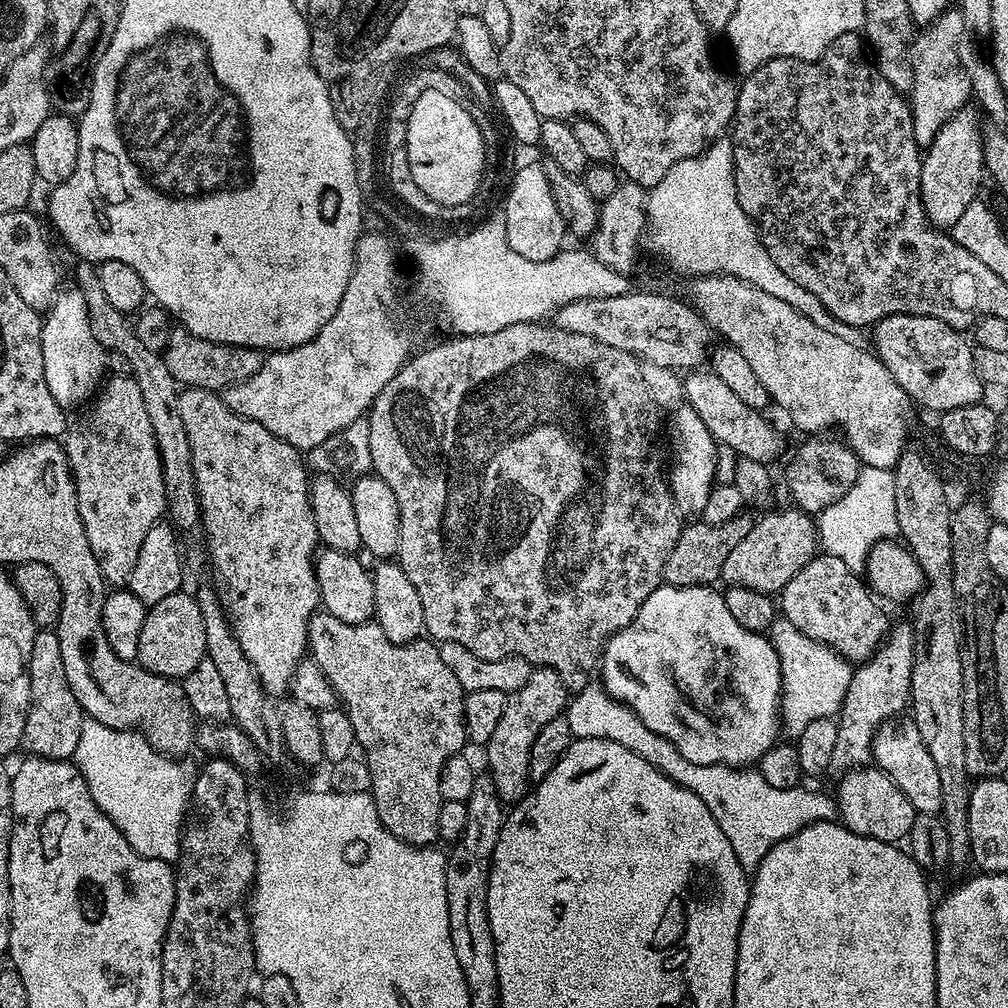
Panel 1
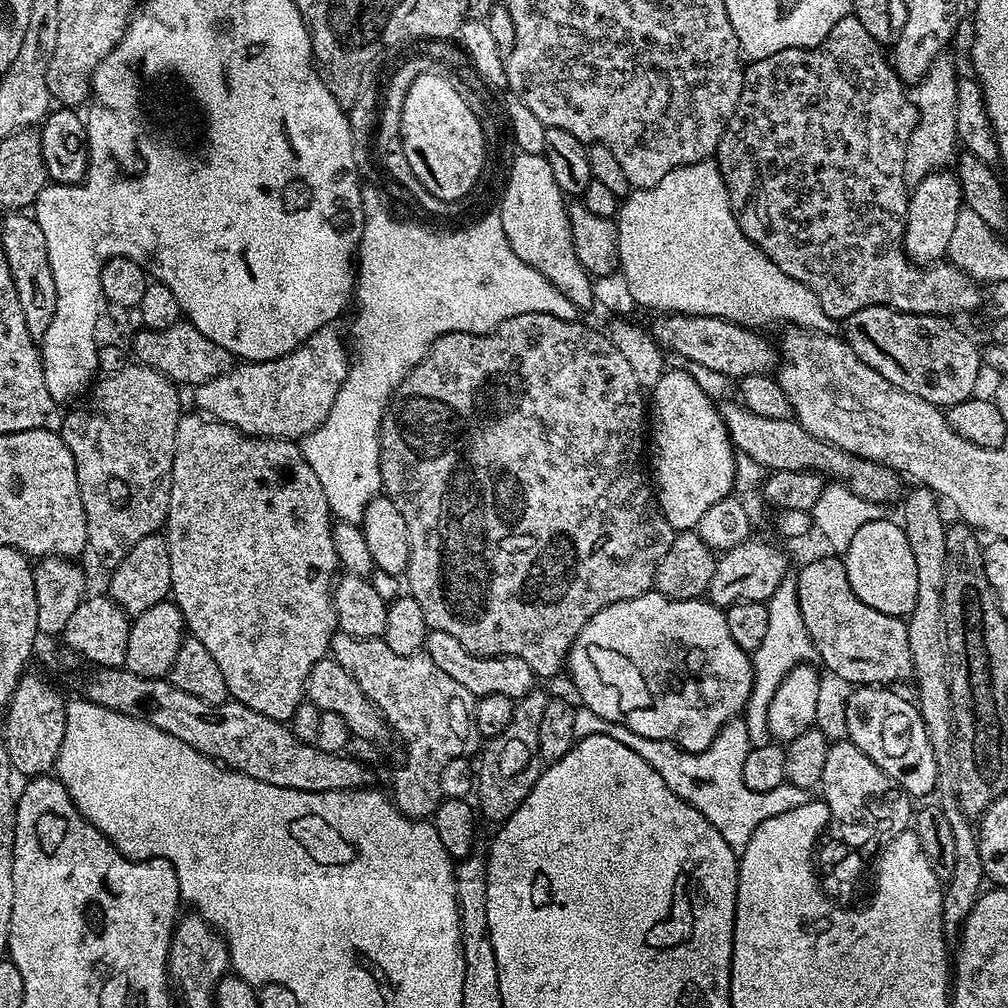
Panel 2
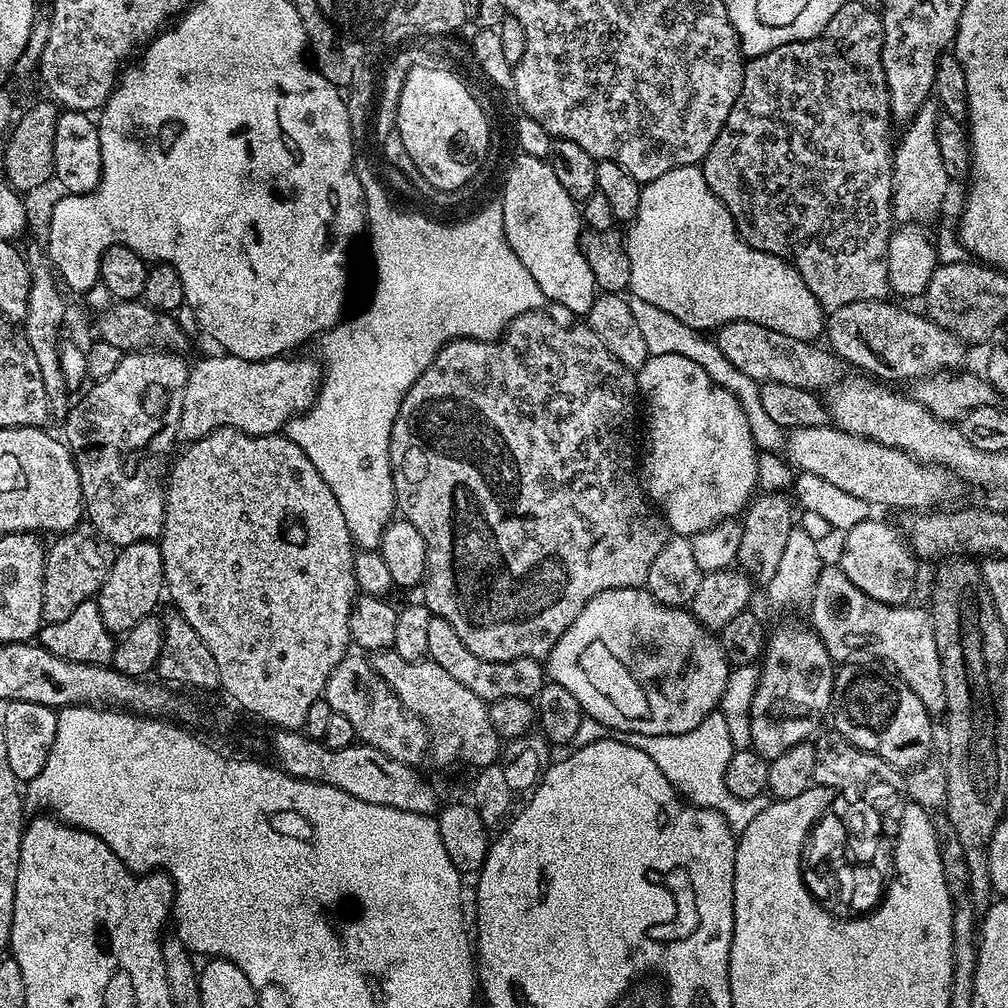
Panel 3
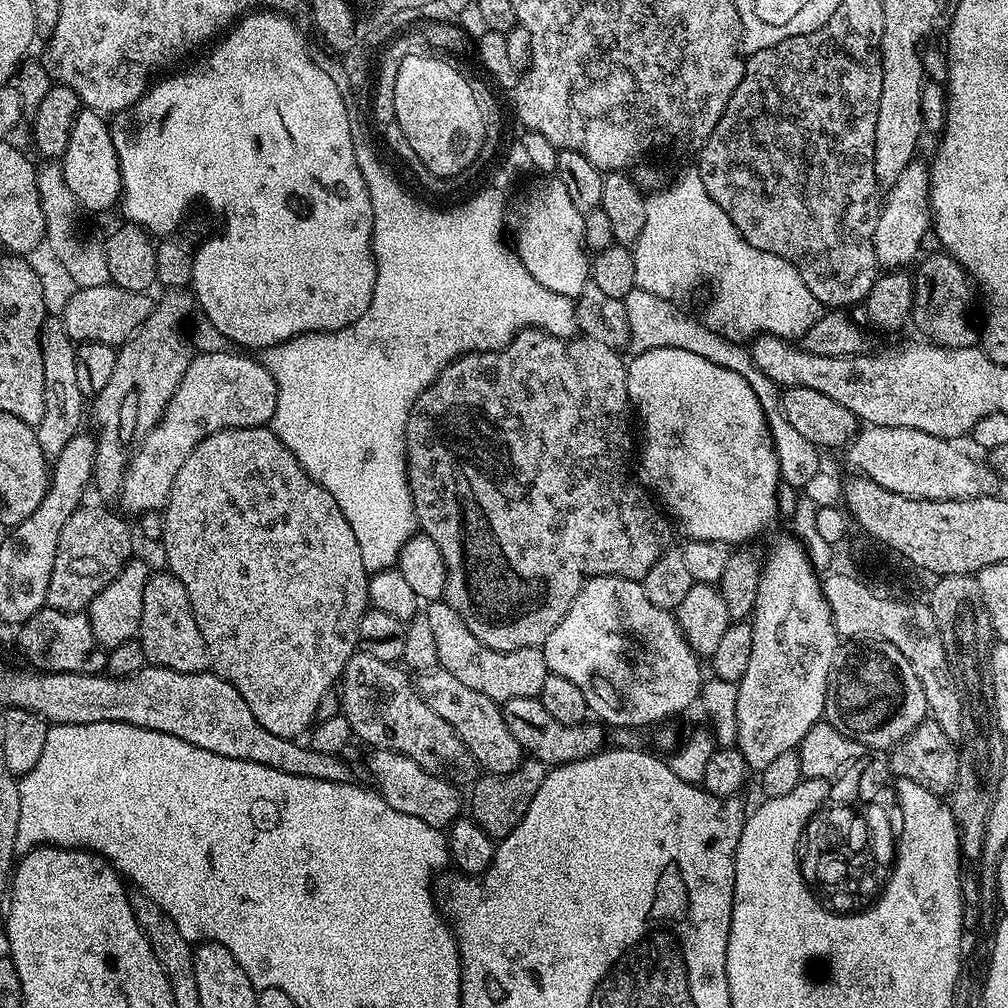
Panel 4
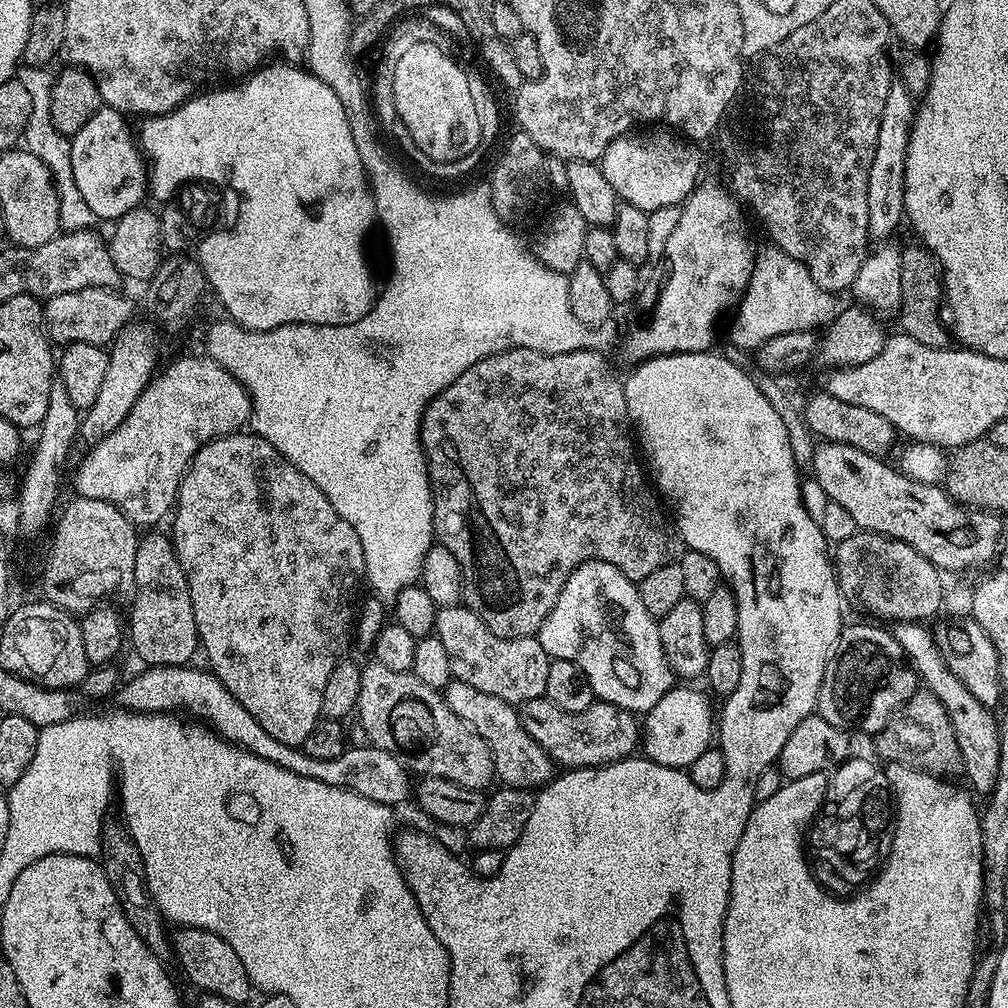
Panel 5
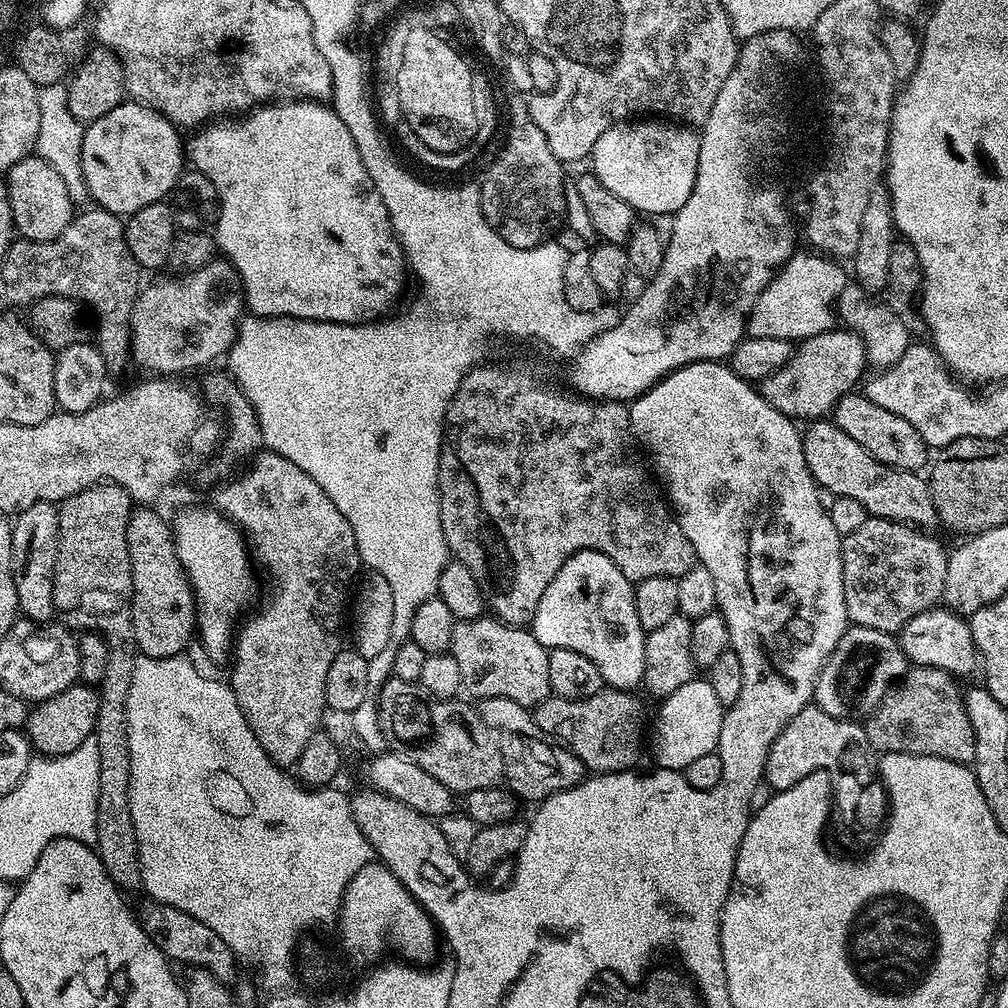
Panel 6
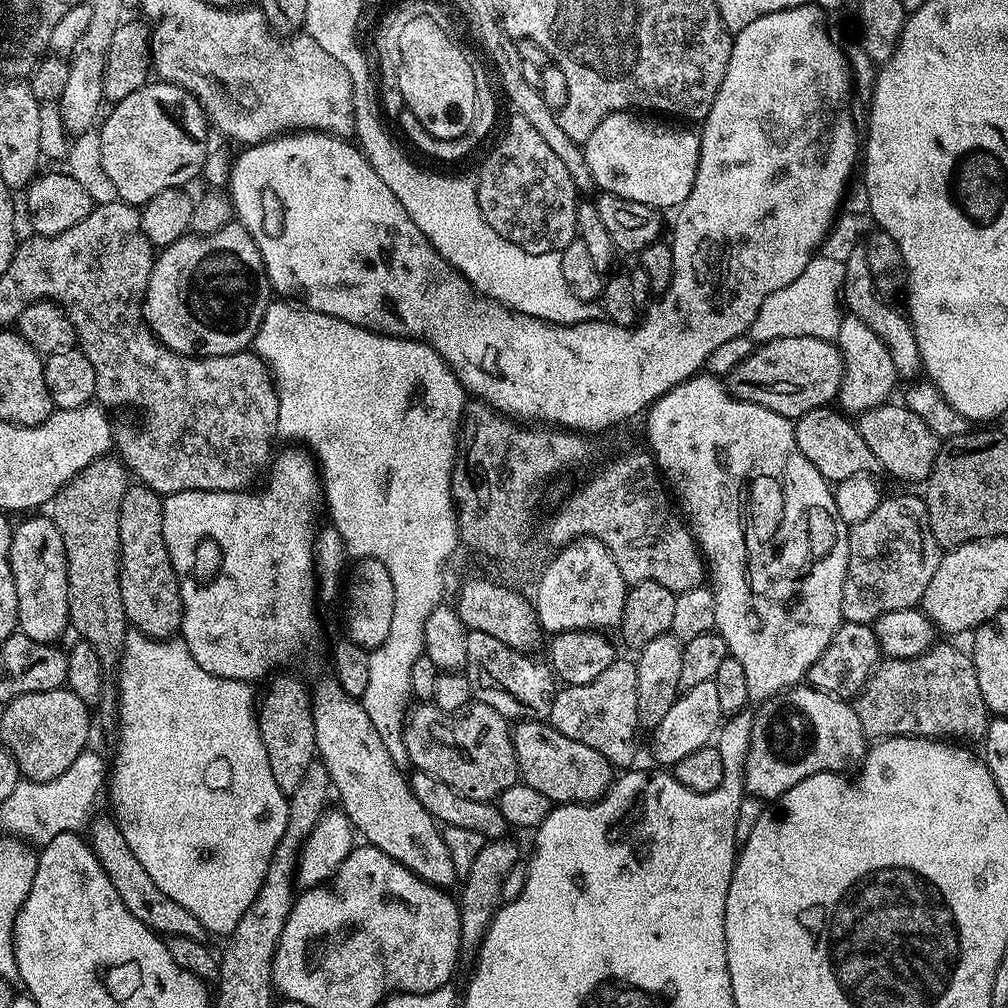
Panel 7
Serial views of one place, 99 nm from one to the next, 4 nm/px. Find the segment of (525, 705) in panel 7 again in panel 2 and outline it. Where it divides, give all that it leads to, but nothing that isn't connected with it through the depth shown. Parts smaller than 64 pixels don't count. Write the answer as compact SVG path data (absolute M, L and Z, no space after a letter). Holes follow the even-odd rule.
M429 631L424 640L423 651L434 662L434 666L450 674L454 682L466 686L474 697L485 696L486 694L506 694L506 698L513 702L521 700L526 694L530 694L537 687L538 677L534 670L530 670L529 664L522 662L522 658L513 656L475 656L458 638L450 634Z

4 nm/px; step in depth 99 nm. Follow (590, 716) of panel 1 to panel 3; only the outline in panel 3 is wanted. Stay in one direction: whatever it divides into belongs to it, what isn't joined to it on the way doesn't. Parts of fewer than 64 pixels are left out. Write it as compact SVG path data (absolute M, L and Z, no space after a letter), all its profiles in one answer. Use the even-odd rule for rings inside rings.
M720 711L711 712L704 721L694 730L686 734L662 734L661 736L643 736L637 732L623 732L617 728L610 730L605 724L600 724L597 720L584 719L578 726L578 734L575 738L577 745L593 744L599 740L606 739L614 742L622 742L622 746L634 746L634 750L642 750L642 754L647 754L666 774L666 782L676 791L687 803L696 805L697 808L709 808L722 816L733 833L739 834L766 810L770 803L767 795L755 796L749 800L734 798L730 790L726 790L726 766L730 762L733 754L733 746L730 742L730 730L726 726L726 718L722 718Z

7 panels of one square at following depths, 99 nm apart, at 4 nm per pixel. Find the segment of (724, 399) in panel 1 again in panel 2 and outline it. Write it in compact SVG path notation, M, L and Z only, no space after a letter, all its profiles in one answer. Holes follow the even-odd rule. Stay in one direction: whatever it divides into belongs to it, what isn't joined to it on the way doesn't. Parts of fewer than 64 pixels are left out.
M743 403L723 405L722 415L724 417L724 425L728 428L728 437L732 440L732 447L737 453L749 456L756 464L761 464L764 470L774 472L785 472L786 470L794 470L795 472L819 472L827 474L833 481L842 483L854 494L858 494L863 500L869 500L872 504L881 506L887 505L887 500L892 500L901 495L900 488L901 477L892 468L887 468L885 464L879 464L873 460L863 460L860 456L850 454L846 450L842 450L833 444L827 444L824 440L814 438L814 434L807 432L804 427L796 423L795 419L789 418L779 420L778 418L758 418L758 414L754 414Z

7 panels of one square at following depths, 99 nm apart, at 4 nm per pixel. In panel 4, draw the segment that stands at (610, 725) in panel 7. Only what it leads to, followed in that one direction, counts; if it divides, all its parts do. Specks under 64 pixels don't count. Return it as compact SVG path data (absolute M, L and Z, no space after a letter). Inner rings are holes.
M535 696L510 698L503 701L500 704L500 713L506 722L506 730L510 730L510 734L514 734L521 749L531 759L540 760L546 766L569 764L578 762L582 758L590 758L595 752L601 751L606 744L606 732L604 736L603 730L605 731L605 729L599 723L585 722L566 726L562 722L554 722L554 718L550 718L546 706L542 706L542 702Z

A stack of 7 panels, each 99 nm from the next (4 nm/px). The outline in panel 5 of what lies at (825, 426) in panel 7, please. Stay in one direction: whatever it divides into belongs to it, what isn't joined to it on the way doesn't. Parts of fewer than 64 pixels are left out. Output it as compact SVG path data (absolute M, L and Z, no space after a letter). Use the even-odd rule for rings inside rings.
M820 442L816 444L816 452L812 456L810 471L816 475L822 491L833 504L842 506L856 523L857 529L865 532L877 532L883 536L894 538L898 542L906 542L906 546L914 546L922 558L926 558L941 573L964 572L974 568L986 560L992 560L1000 548L1000 539L1004 536L1004 524L999 515L986 512L982 508L965 508L957 504L943 487L934 484L923 484L912 480L895 467L883 464L878 456L858 450L854 446L846 446L838 442Z

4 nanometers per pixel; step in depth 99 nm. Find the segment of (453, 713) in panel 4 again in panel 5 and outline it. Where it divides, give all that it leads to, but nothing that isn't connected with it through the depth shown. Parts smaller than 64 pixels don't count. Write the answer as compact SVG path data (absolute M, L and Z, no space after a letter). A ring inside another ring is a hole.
M454 679L442 689L442 695L450 710L461 716L488 743L494 773L499 779L500 776L504 779L501 781L507 787L536 790L553 779L554 762L542 750L542 746L538 746L538 742L526 734L519 711L513 705L502 698L494 698L494 694L482 694L482 690L474 690L474 686Z

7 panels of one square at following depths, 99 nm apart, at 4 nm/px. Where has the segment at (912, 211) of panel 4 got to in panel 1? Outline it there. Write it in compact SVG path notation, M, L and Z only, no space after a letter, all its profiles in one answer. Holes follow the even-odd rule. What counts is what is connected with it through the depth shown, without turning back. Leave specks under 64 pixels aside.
M953 6L932 24L915 33L910 57L914 70L910 103L914 138L916 145L922 150L934 142L948 119L973 99L970 78L966 78L966 70L962 70L962 58L958 58L958 46L962 42L963 28L965 24L962 22L960 9Z

